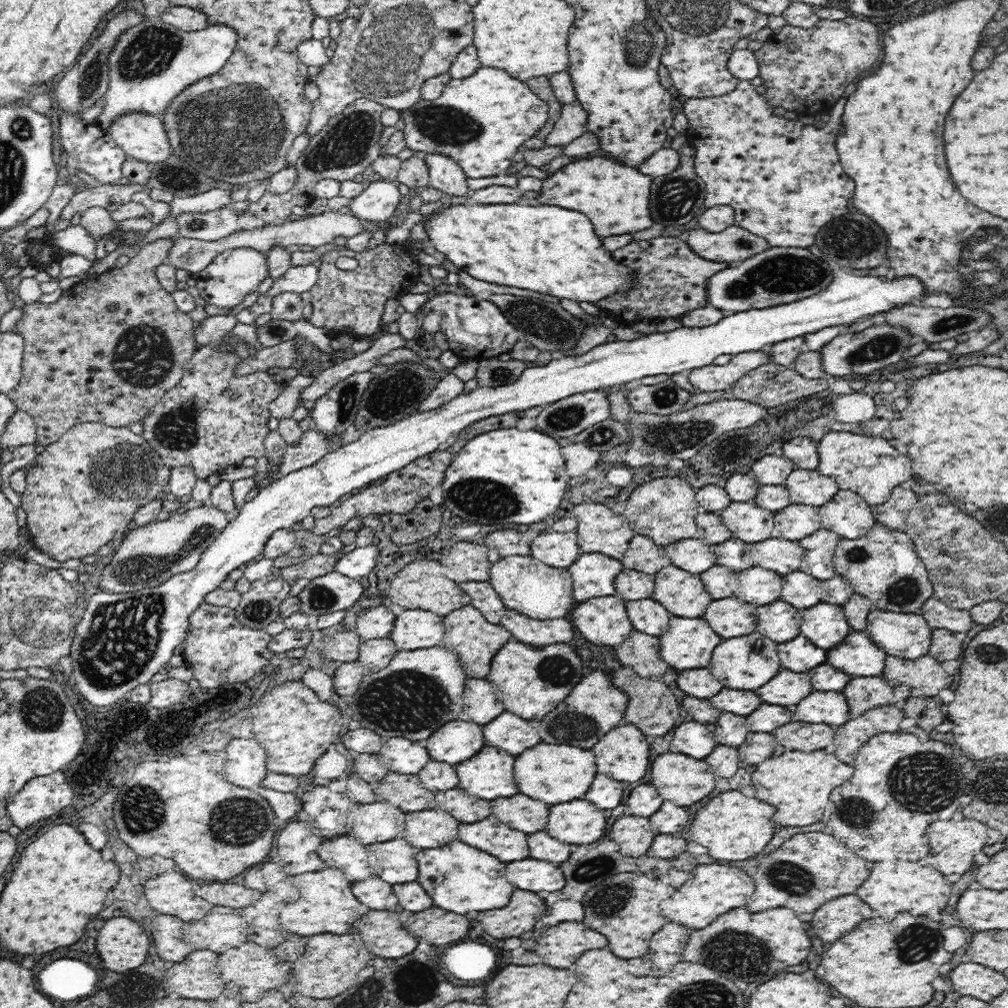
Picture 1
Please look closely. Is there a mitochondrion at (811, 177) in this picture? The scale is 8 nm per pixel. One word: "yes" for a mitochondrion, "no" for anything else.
no

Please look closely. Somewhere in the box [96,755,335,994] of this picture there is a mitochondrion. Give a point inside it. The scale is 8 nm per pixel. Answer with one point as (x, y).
(240, 821)

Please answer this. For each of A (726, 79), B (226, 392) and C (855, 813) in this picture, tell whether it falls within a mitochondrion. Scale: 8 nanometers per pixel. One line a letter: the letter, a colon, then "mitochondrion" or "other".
A: other
B: mitochondrion
C: mitochondrion

